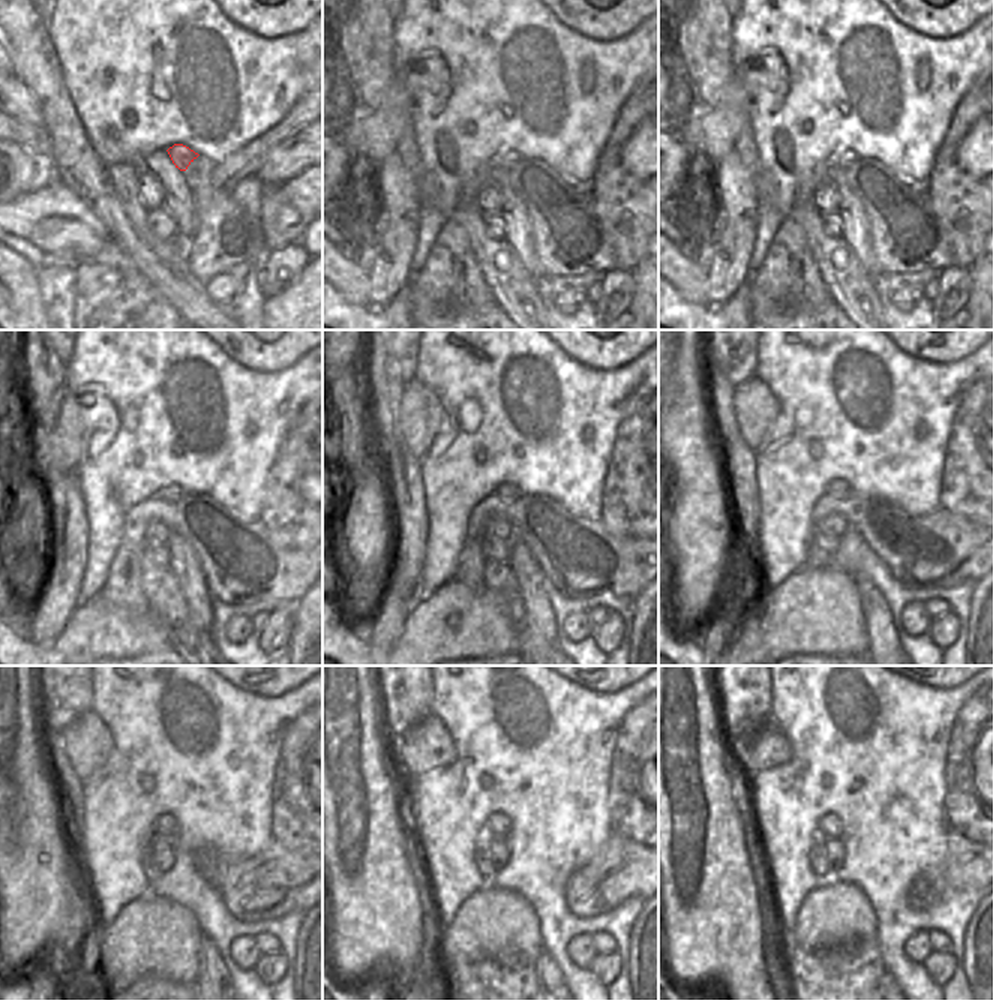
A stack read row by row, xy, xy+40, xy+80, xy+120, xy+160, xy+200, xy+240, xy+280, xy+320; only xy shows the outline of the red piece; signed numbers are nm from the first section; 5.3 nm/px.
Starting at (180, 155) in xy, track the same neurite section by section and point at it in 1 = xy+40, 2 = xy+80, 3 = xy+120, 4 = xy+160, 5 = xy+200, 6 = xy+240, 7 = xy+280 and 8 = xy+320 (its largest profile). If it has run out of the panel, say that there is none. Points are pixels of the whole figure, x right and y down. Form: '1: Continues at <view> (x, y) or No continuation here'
1: Continues at xy+40 (513, 158)
2: Continues at xy+80 (849, 158)
3: Continues at xy+120 (171, 492)
4: Continues at xy+160 (506, 492)
5: Continues at xy+200 (837, 489)
6: Continues at xy+240 (164, 825)
7: Continues at xy+280 (498, 825)
8: Continues at xy+320 (828, 826)

